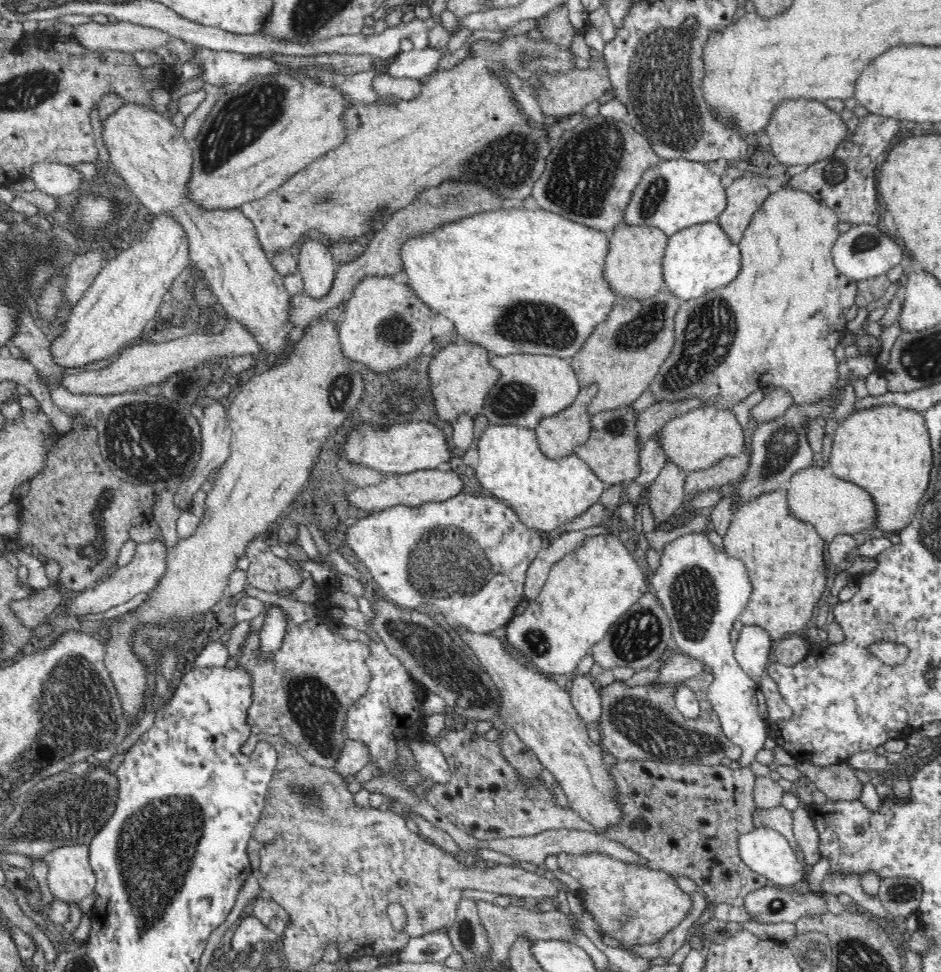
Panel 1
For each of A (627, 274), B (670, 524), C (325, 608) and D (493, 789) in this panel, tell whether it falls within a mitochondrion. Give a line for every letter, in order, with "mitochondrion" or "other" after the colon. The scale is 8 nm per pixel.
A: other
B: other
C: other
D: other

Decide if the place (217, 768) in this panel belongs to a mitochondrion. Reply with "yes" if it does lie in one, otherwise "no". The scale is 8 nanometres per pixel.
no

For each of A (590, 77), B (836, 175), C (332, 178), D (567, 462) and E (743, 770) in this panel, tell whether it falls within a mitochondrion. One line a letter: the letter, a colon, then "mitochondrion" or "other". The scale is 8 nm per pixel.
A: other
B: mitochondrion
C: mitochondrion
D: other
E: other

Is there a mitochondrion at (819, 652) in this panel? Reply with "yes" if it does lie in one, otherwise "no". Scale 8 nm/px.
no

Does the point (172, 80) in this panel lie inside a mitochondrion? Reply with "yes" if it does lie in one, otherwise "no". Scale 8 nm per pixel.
no

